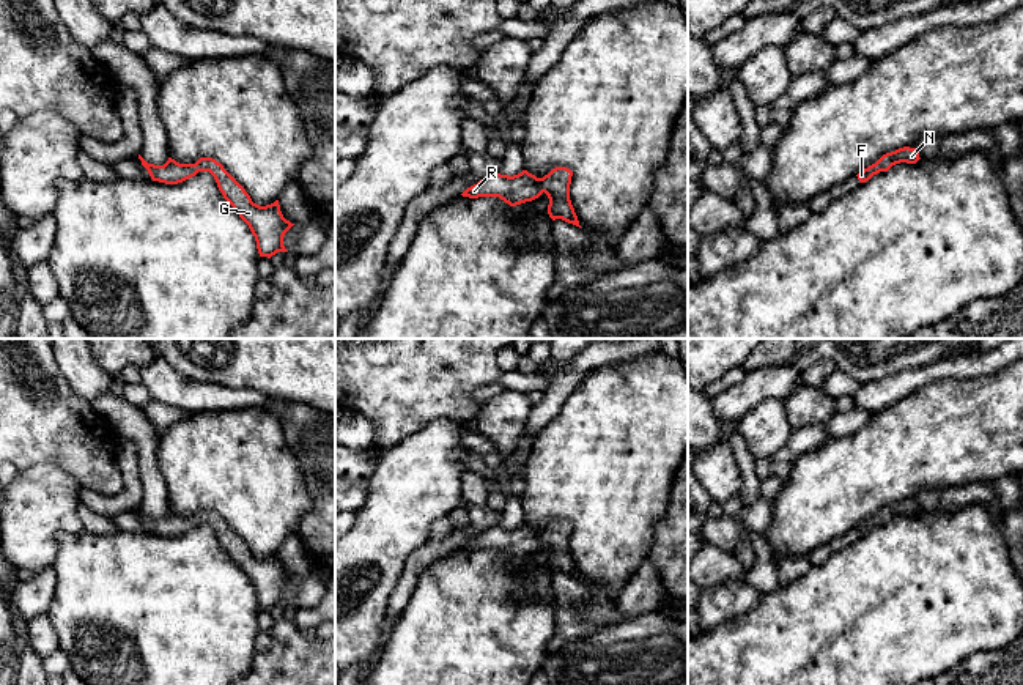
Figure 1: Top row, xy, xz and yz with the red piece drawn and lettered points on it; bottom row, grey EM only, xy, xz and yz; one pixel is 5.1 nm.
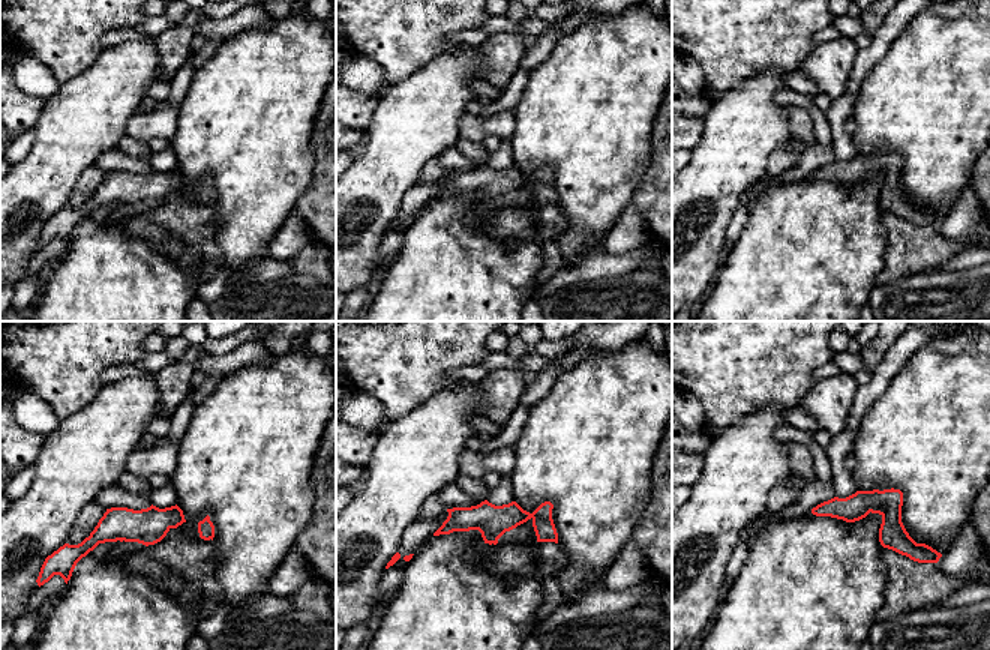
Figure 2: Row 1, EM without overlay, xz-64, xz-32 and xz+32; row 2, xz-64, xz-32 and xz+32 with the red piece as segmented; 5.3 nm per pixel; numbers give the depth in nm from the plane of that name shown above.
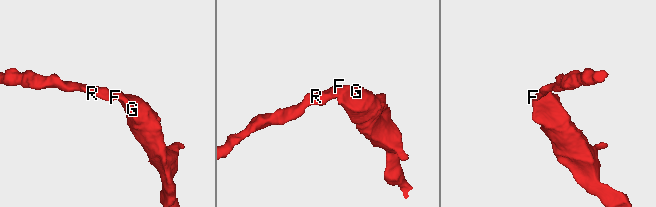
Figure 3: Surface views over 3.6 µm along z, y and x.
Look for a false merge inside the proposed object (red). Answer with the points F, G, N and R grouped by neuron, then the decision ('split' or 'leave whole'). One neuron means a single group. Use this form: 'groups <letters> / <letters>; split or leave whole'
groups F G N R; leave whole

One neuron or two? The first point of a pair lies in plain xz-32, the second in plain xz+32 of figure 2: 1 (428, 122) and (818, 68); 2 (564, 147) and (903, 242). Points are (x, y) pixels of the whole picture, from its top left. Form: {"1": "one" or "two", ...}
{"1": "two", "2": "two"}

